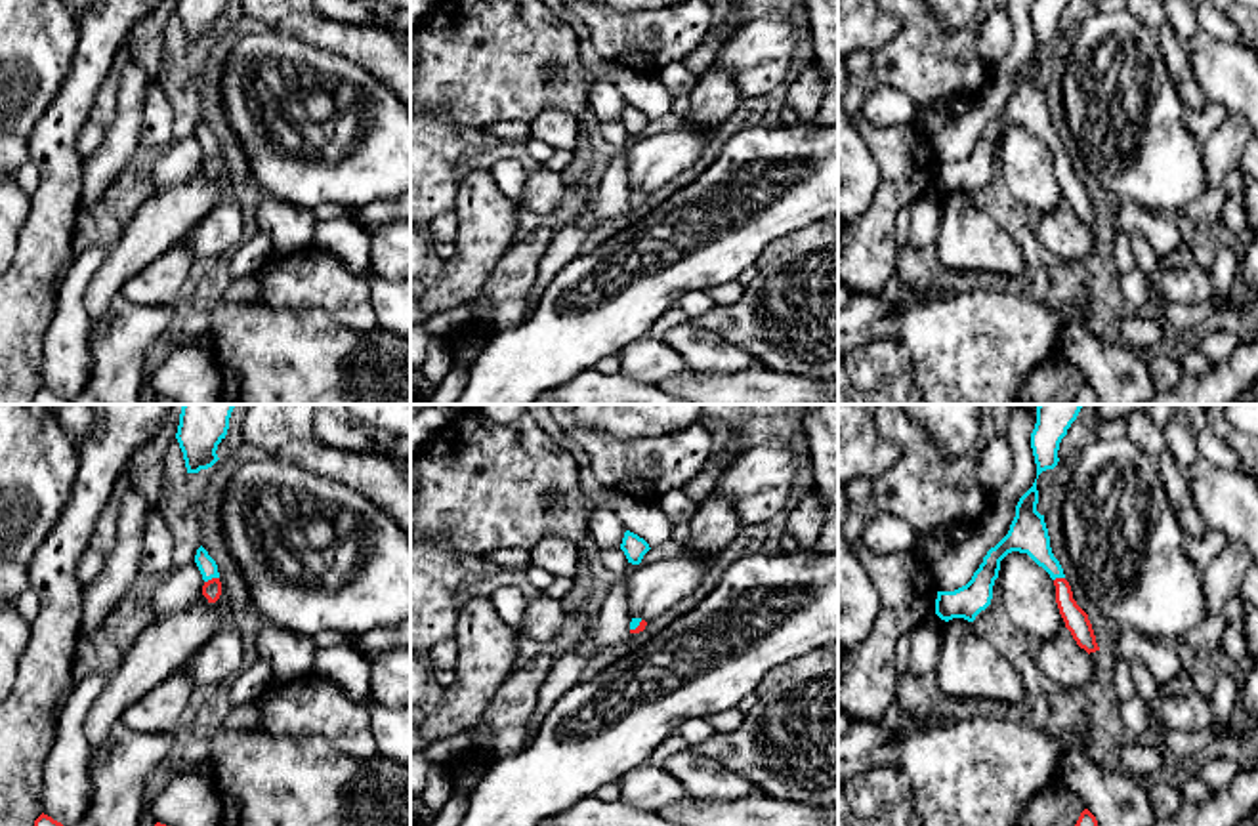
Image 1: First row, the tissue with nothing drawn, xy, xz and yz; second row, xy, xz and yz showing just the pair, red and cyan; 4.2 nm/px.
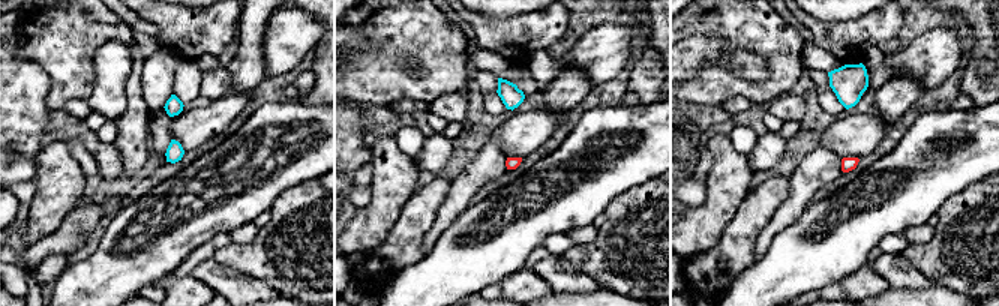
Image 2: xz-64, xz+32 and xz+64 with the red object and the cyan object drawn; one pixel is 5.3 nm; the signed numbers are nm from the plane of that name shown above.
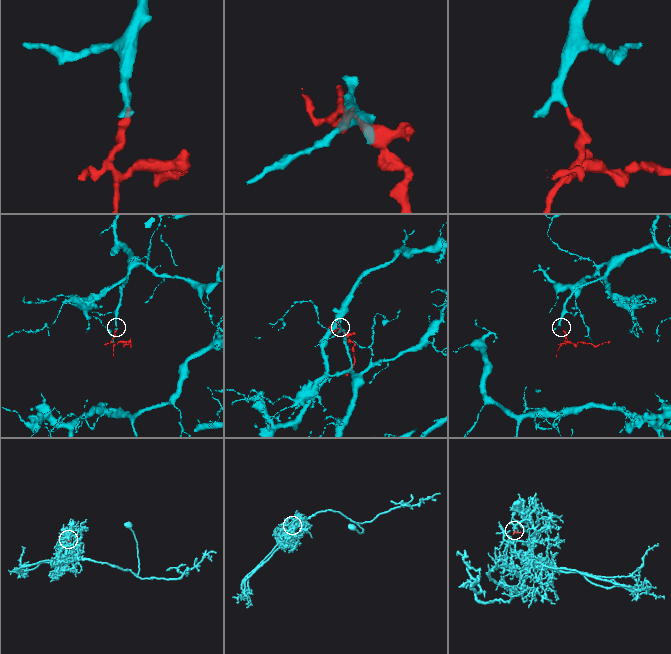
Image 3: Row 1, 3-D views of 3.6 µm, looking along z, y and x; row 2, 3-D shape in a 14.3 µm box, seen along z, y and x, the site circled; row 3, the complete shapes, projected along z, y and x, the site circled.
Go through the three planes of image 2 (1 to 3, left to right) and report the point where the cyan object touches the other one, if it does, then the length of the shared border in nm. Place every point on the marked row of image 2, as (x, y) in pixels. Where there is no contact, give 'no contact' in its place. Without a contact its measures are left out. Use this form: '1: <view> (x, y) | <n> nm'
1: no contact
2: no contact
3: no contact

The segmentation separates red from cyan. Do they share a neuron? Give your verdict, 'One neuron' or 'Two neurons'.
One neuron

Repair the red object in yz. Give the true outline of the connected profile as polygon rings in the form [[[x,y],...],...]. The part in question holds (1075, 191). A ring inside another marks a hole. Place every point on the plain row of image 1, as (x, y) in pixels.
[[[1035,52],[1033,59],[1019,71],[1016,78],[1016,90],[1008,107],[987,124],[972,153],[954,164],[937,164],[935,187],[945,195],[953,191],[974,195],[975,189],[991,177],[1000,134],[1008,126],[1019,124],[1027,126],[1054,153],[1059,187],[1077,217],[1088,227],[1096,225],[1100,219],[1096,216],[1092,196],[1088,187],[1073,172],[1073,164],[1065,153],[1063,141],[1052,126],[1044,88],[1037,84],[1037,76],[1038,63]]]

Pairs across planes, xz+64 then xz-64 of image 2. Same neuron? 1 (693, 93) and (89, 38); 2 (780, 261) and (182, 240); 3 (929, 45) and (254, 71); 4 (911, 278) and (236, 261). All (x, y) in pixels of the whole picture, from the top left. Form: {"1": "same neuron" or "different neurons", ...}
{"1": "same neuron", "2": "same neuron", "3": "different neurons", "4": "different neurons"}

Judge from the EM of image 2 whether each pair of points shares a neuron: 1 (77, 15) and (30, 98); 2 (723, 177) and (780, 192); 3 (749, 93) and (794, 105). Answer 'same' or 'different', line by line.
1: different
2: different
3: different

